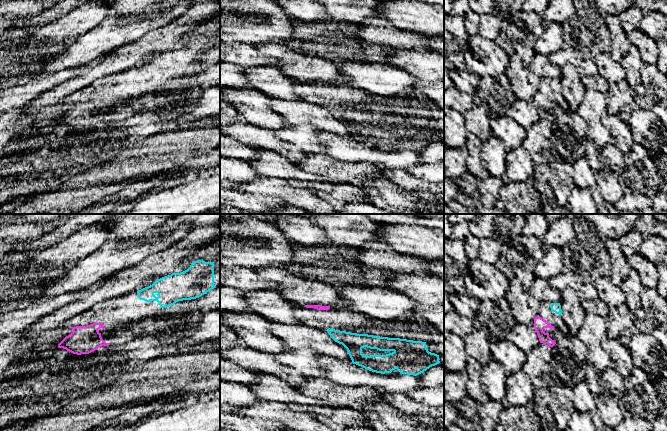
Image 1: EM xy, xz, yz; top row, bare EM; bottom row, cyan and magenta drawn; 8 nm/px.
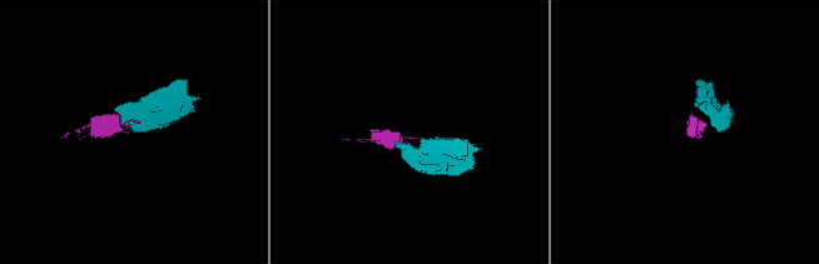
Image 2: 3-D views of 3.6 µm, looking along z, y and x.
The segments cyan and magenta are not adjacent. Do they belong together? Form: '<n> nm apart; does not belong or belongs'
100 nm apart; belongs

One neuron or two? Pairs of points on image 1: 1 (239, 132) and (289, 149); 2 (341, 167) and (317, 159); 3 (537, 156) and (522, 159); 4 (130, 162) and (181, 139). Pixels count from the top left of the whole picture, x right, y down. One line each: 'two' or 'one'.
1: one
2: one
3: two
4: one

